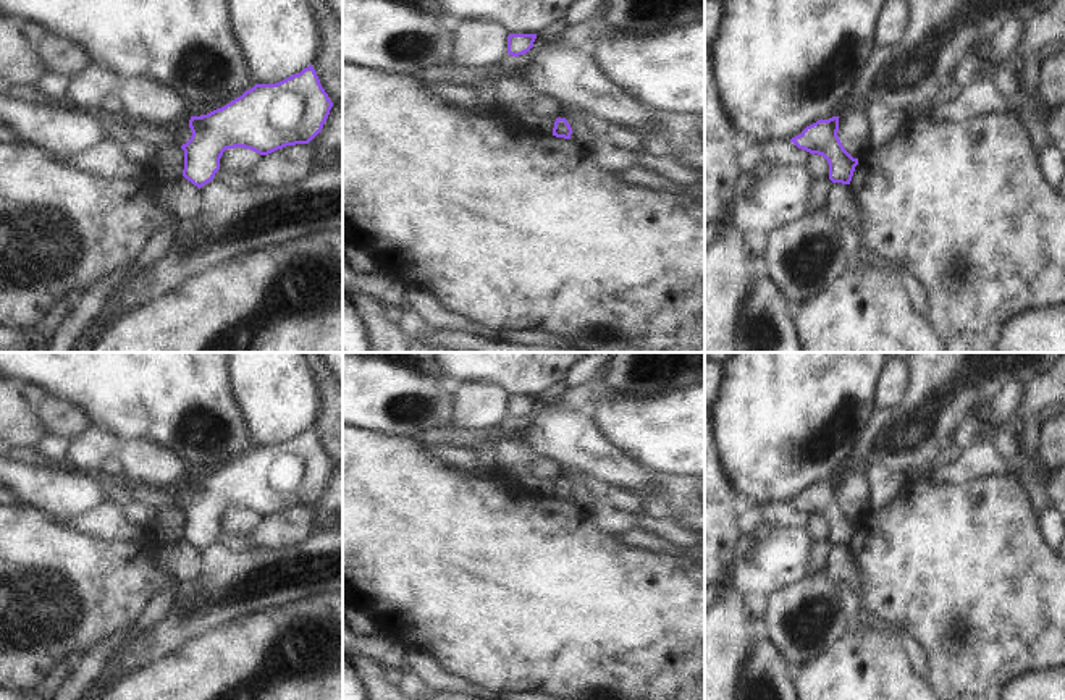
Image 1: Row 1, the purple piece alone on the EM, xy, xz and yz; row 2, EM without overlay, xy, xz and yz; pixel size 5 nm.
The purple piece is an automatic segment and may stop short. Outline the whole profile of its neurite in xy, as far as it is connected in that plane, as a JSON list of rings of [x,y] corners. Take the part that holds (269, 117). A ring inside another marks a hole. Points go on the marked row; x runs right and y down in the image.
[[[312,65],[276,84],[255,84],[225,107],[202,116],[191,116],[192,136],[181,145],[183,176],[200,189],[220,170],[220,158],[226,149],[244,147],[268,155],[286,145],[309,144],[322,131],[331,107],[333,102]]]

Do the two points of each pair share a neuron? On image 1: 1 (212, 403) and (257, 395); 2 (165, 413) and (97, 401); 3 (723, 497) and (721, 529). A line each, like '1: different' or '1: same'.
1: different
2: same
3: same

